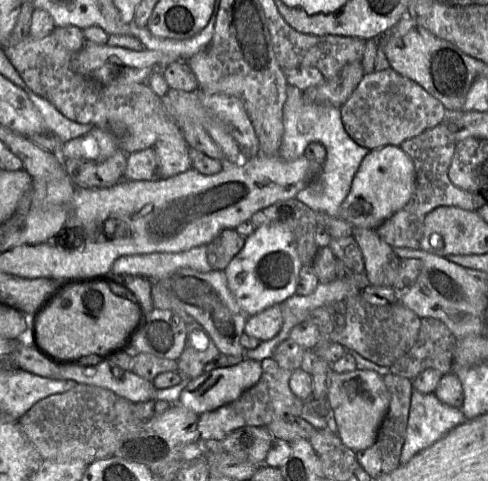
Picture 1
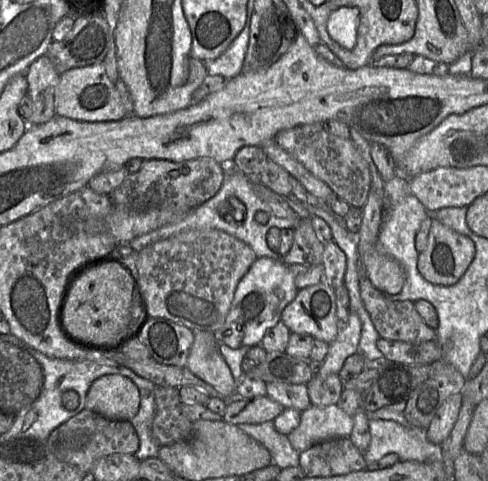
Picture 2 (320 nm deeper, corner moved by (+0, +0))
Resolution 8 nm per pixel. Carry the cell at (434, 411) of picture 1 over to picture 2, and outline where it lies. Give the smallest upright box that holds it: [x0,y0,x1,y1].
[364,420,443,464]

